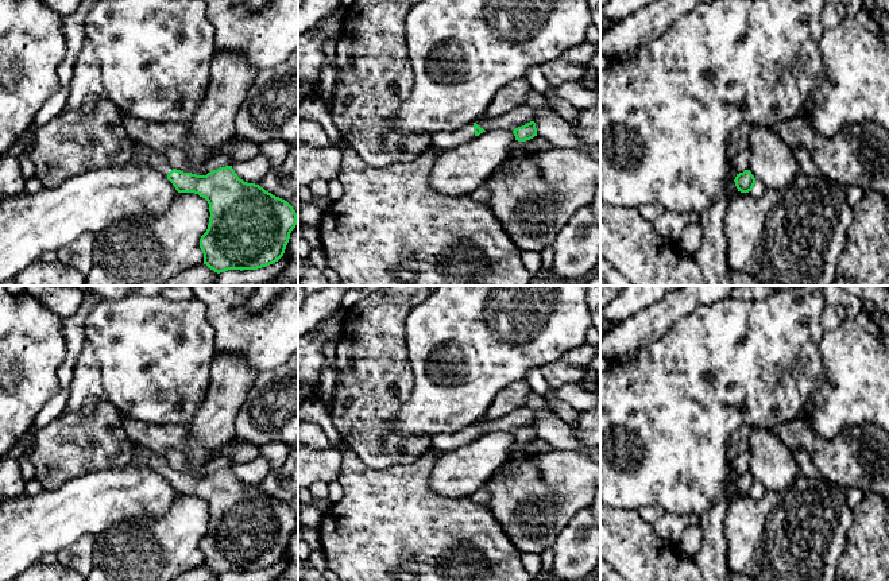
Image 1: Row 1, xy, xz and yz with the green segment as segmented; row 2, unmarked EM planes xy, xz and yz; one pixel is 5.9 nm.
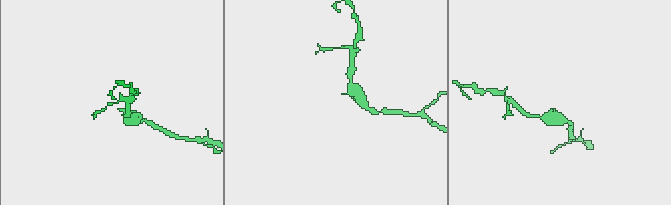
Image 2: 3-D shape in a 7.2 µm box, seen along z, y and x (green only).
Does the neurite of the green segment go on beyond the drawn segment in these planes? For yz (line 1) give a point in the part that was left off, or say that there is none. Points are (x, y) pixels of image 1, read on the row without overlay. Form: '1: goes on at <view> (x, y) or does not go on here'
1: does not go on here

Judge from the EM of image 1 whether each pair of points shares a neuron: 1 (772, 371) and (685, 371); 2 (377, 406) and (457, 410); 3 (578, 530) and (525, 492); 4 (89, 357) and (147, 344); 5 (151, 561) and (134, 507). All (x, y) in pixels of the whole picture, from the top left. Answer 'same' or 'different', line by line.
1: same
2: different
3: different
4: different
5: different

